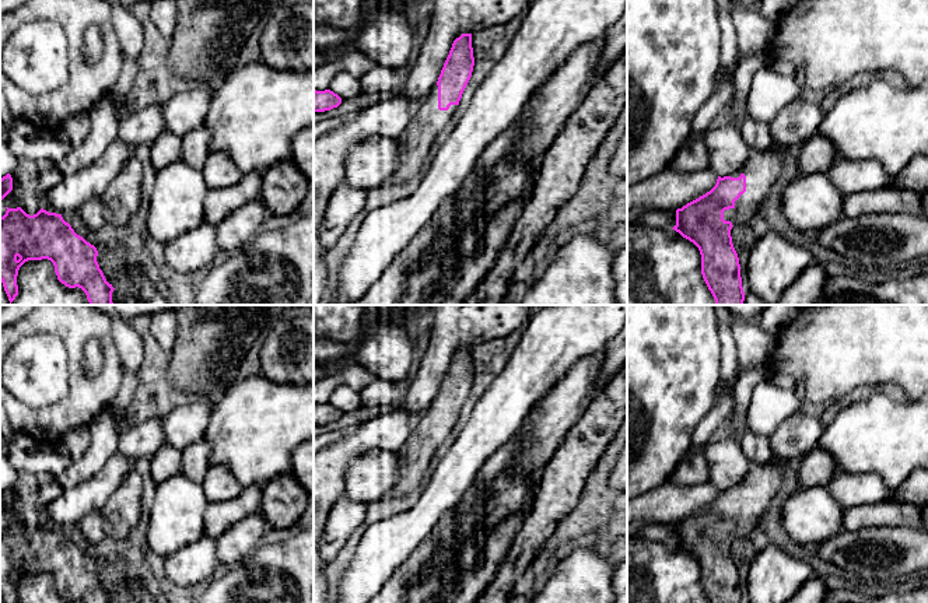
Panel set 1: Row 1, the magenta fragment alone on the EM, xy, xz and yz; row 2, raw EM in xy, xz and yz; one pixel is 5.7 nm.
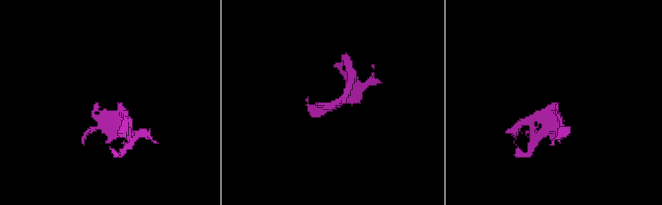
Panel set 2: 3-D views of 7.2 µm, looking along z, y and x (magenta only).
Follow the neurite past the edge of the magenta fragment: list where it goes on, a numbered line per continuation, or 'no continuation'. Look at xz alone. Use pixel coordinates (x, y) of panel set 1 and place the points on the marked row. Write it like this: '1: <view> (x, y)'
1: xz (415, 149)

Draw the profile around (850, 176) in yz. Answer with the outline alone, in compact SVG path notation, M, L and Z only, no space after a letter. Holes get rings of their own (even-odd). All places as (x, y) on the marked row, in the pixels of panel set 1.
M840 158L824 175L844 194L890 187L892 175L879 161Z

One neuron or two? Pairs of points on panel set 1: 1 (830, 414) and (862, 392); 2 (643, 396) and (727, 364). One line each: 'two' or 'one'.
1: one
2: two

